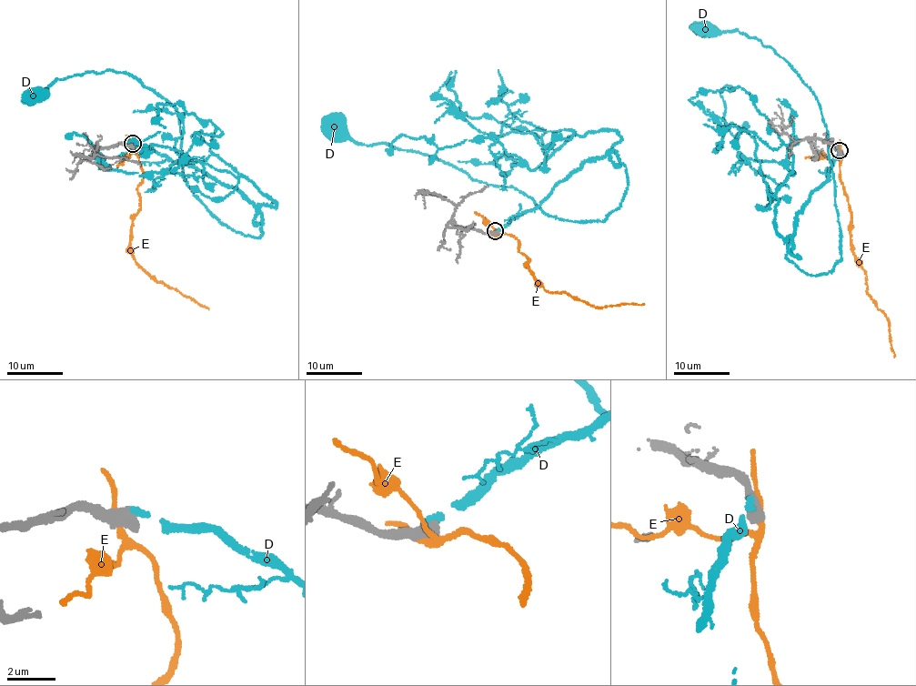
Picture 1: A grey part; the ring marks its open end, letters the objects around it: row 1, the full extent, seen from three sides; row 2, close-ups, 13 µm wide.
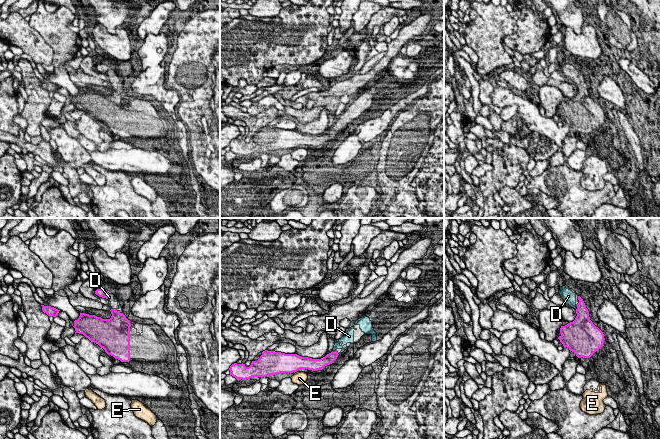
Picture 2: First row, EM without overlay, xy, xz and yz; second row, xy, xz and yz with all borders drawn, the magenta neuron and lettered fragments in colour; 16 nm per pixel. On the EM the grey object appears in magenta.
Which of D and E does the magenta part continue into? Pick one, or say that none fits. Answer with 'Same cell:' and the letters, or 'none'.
Same cell: D

